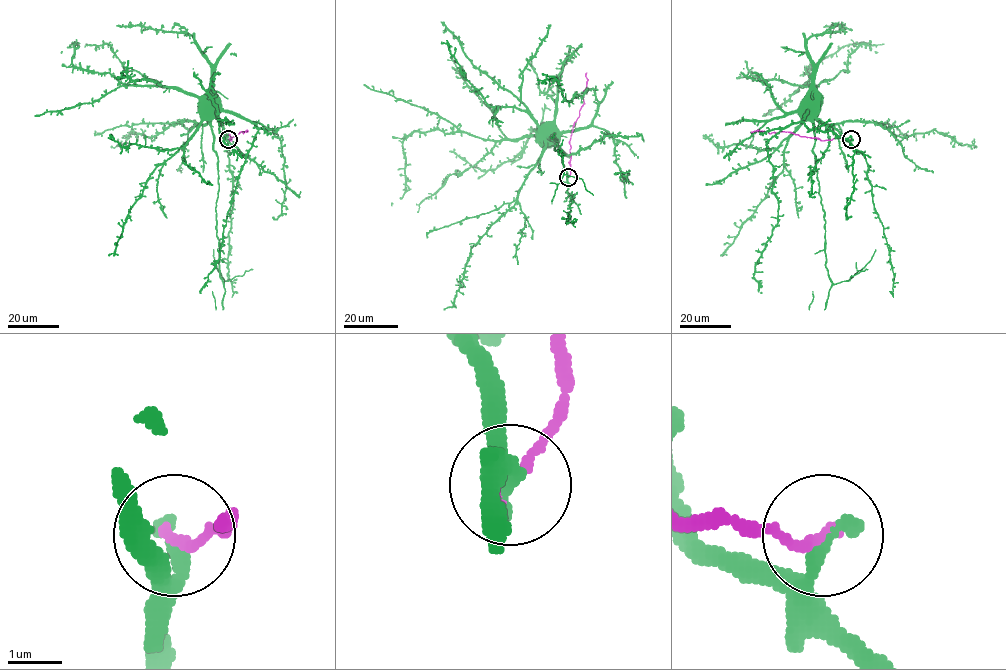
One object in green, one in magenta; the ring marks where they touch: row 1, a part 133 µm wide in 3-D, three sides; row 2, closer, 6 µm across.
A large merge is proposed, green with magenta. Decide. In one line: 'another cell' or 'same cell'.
another cell

